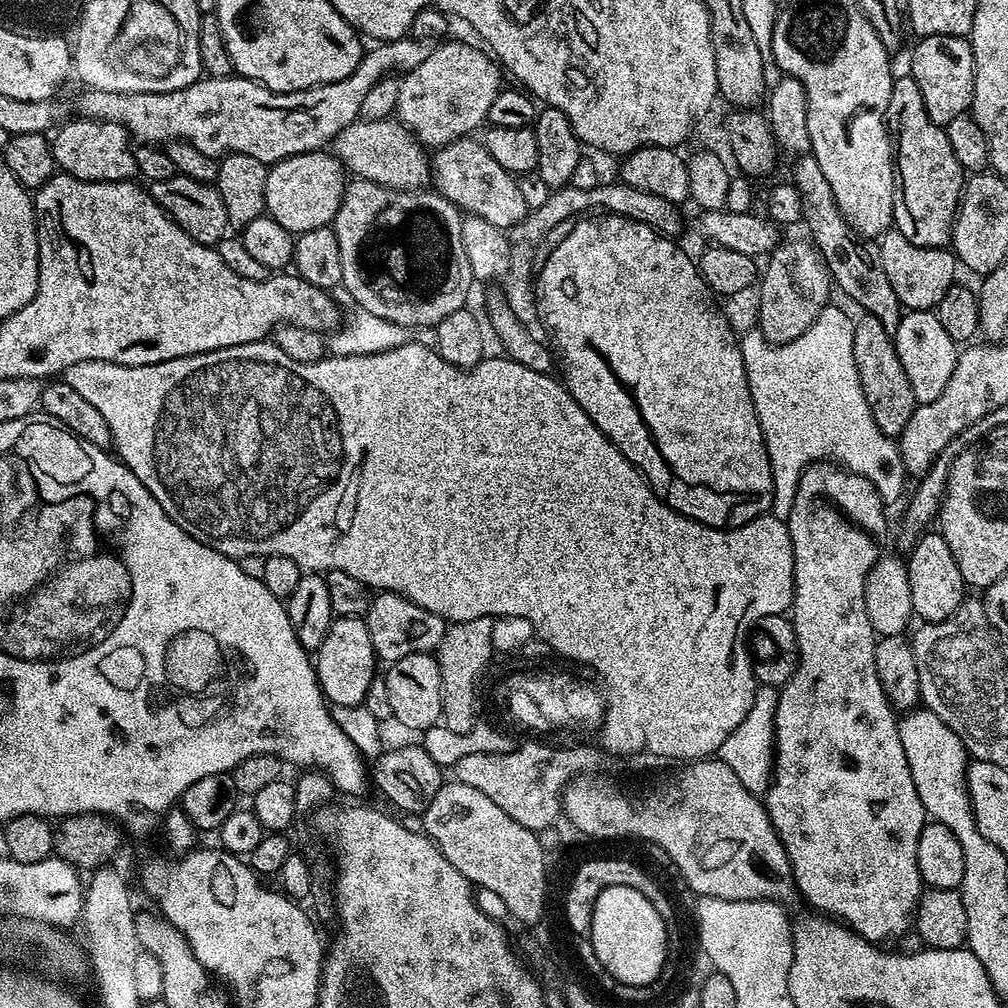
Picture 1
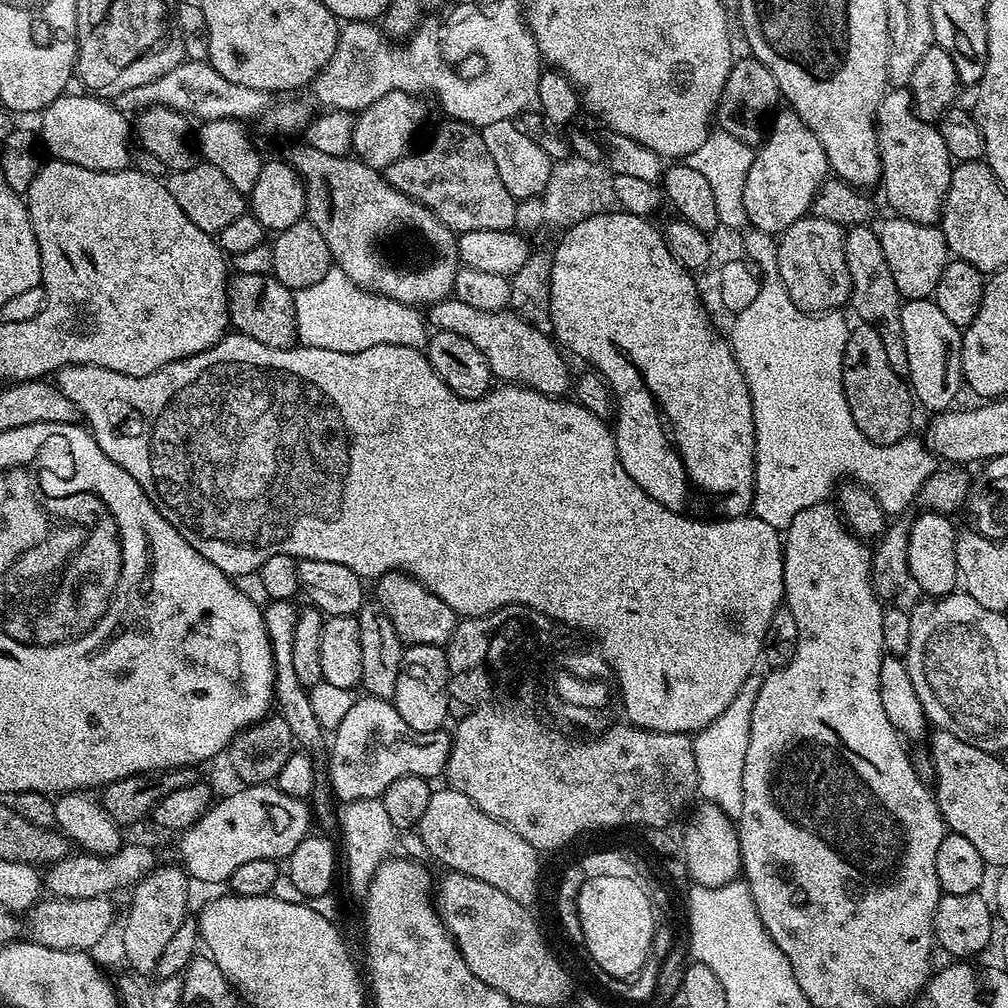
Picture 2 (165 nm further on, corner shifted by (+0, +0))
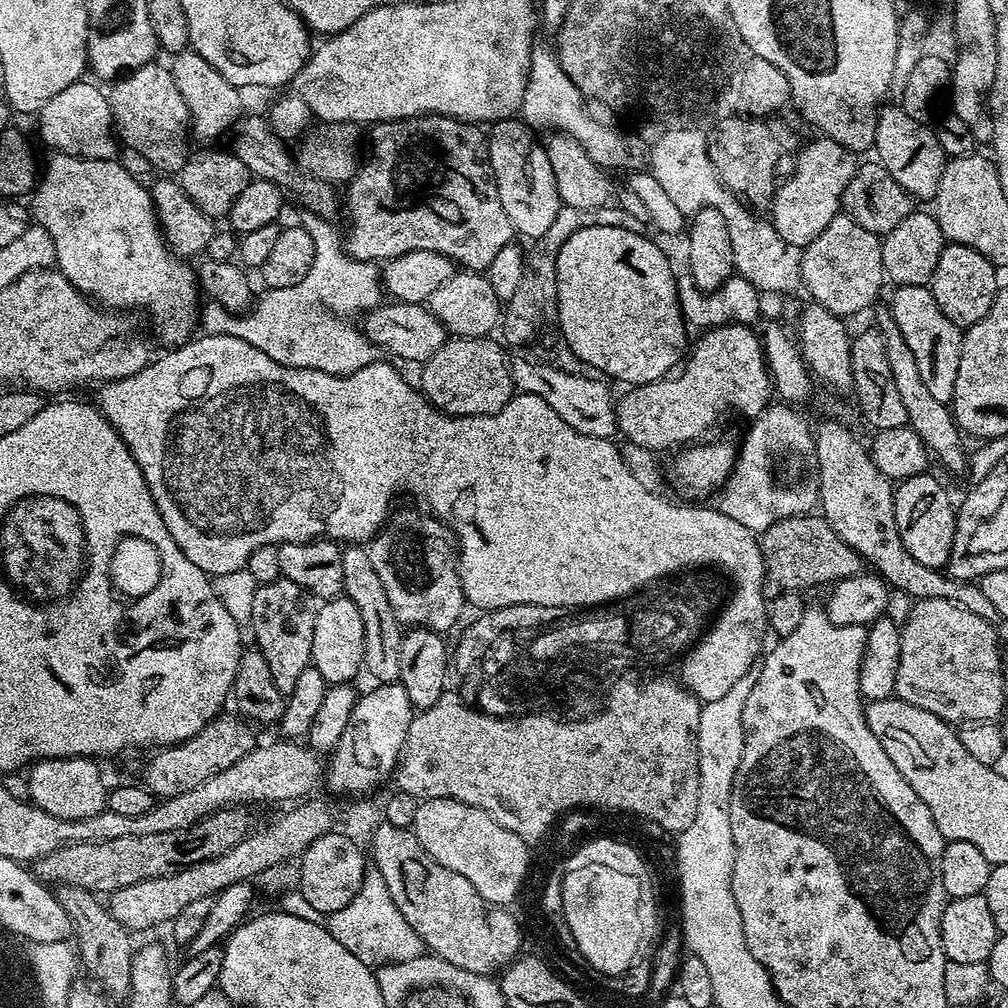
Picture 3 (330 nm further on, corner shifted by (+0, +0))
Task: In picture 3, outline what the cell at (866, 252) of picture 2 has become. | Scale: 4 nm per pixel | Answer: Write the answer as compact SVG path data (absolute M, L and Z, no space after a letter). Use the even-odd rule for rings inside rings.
M884 310L878 313L876 320L880 333L886 338L886 358L890 361L890 374L894 374L894 387L902 398L902 406L906 406L907 427L913 428L924 439L924 443L934 449L935 459L937 456L950 471L960 472L963 468L965 471L966 452L964 456L964 444L960 441L962 433L956 424L956 417L953 416L951 407L938 402L938 398L931 396L926 382L922 382L918 361L915 360L914 353L910 351L910 346L906 346L906 338L902 338L902 330L898 330L891 311Z

